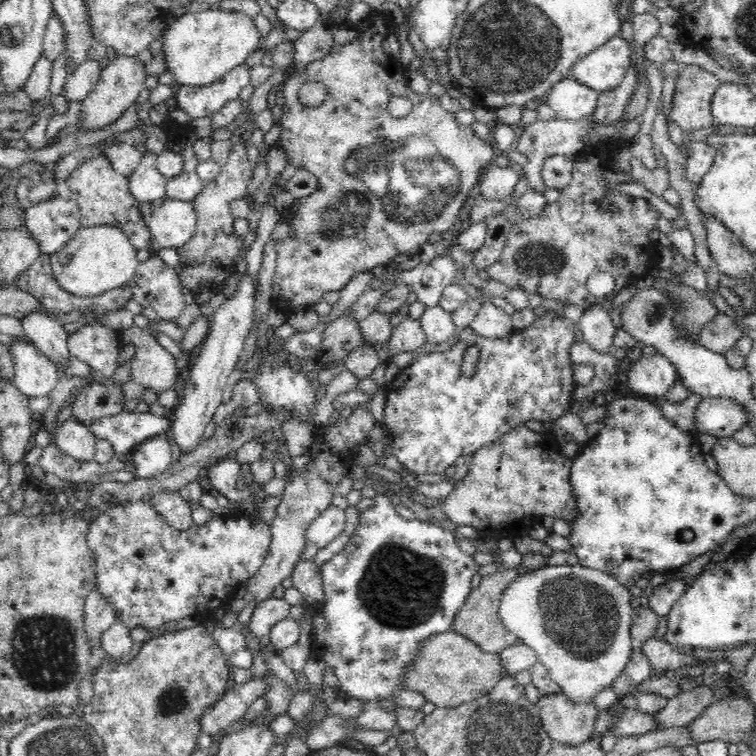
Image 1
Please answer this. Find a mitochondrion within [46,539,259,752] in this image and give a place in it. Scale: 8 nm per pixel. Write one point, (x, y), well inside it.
(174, 701)

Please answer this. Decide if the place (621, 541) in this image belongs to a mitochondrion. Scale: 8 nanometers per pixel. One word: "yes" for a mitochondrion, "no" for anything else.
no

